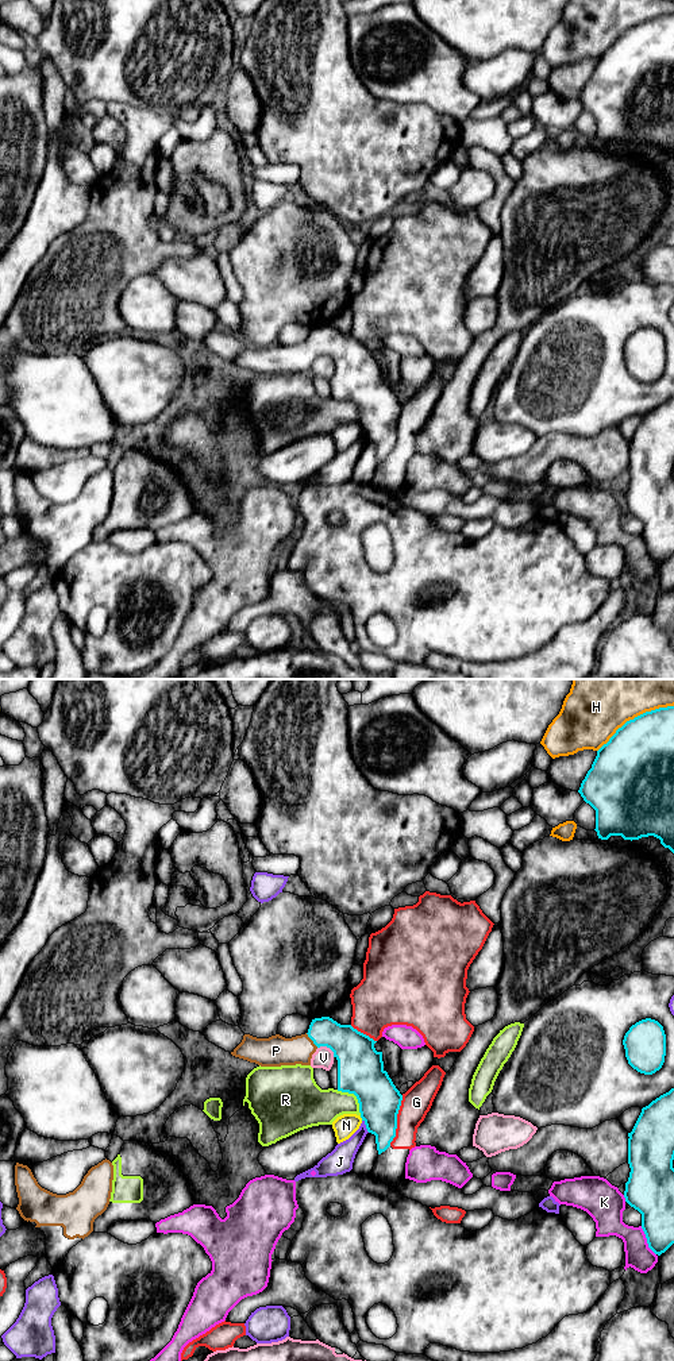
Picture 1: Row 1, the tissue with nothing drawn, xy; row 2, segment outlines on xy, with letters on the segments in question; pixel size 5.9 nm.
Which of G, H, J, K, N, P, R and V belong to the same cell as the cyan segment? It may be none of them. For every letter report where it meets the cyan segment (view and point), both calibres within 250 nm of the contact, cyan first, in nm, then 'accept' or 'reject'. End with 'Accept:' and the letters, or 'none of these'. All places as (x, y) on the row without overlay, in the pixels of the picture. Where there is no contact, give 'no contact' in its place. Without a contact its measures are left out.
G: xy (396, 430) | 240/180 nm | reject
H: xy (635, 26) | 420/320 nm | reject
J: xy (366, 435) | 240/150 nm | reject
K: xy (647, 550) | 220/160 nm | reject
N: xy (361, 425) | 260/140 nm | reject
P: xy (311, 347) | 220/190 nm | accept
R: xy (355, 404) | 280/220 nm | reject
V: xy (327, 355) | 280/120 nm | reject
Accept: P

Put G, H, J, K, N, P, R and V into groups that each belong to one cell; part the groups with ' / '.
G / H / J / K / N / P / R / V

